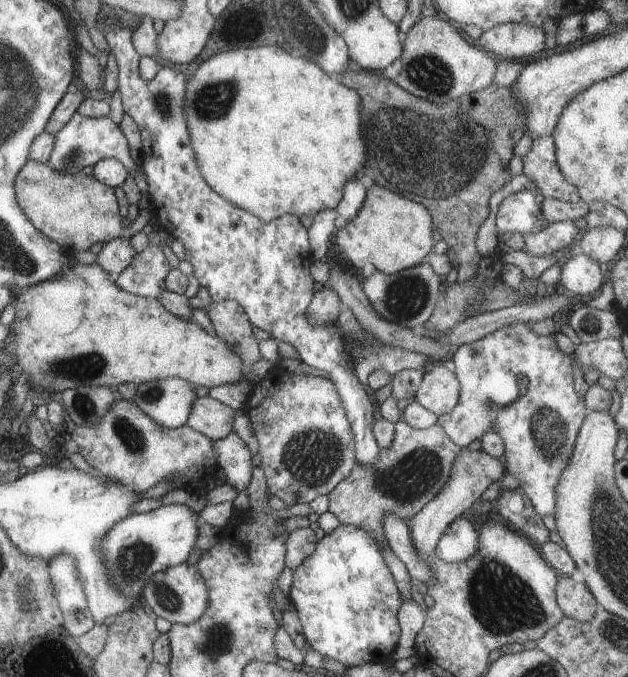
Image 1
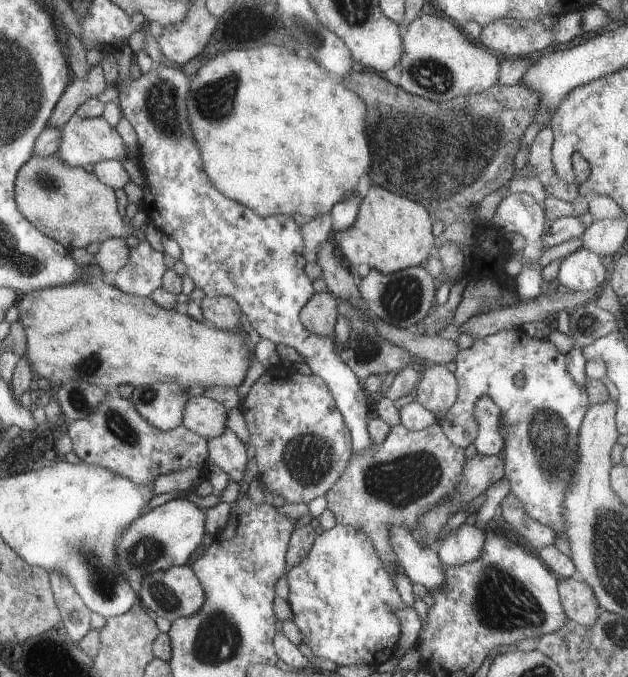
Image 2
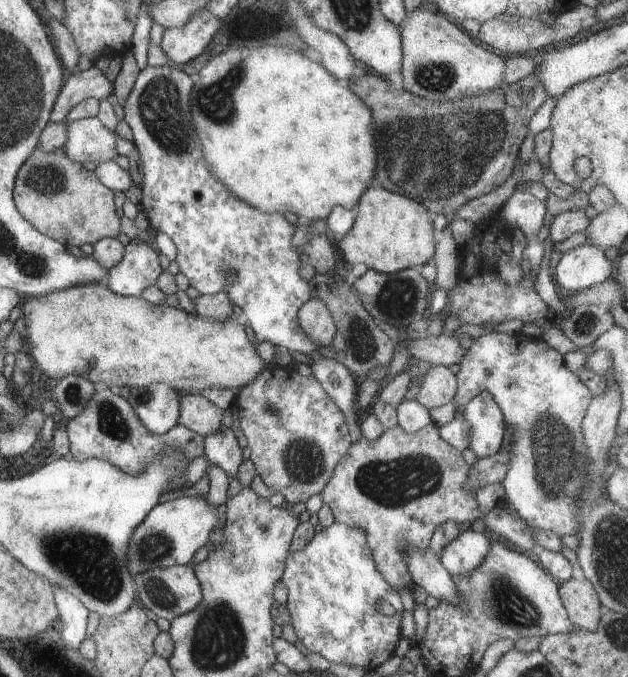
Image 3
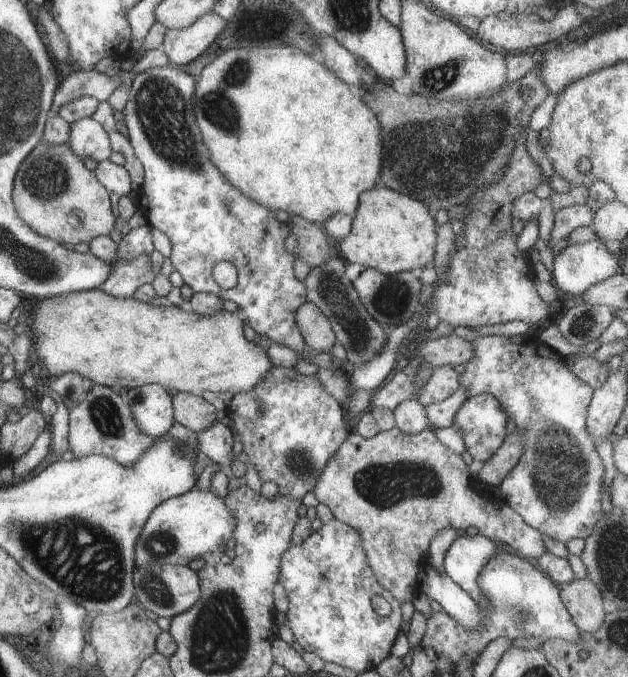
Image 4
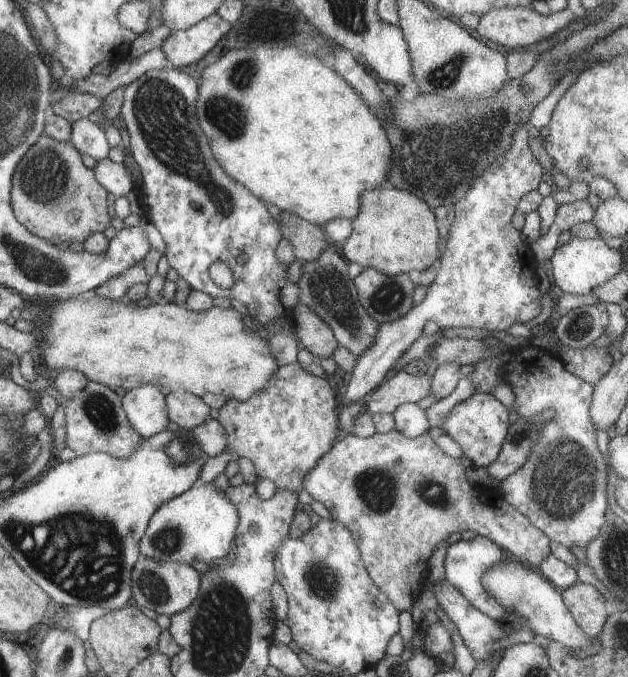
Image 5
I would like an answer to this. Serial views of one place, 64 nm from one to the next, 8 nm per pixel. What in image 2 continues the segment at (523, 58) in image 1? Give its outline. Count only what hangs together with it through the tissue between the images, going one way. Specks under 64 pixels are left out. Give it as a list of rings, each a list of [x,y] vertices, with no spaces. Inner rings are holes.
[[[589,6],[589,8],[581,8],[581,10],[573,10],[567,14],[557,16],[557,22],[553,24],[551,30],[545,30],[541,22],[527,22],[527,20],[513,20],[513,18],[499,18],[495,22],[489,22],[487,26],[483,26],[477,44],[481,44],[485,50],[495,52],[497,56],[503,58],[527,58],[527,54],[531,56],[531,52],[539,54],[541,50],[545,50],[547,46],[555,44],[569,44],[571,40],[575,40],[577,36],[589,34],[589,32],[603,32],[603,28],[611,22],[611,16],[607,12],[603,12],[599,6]]]

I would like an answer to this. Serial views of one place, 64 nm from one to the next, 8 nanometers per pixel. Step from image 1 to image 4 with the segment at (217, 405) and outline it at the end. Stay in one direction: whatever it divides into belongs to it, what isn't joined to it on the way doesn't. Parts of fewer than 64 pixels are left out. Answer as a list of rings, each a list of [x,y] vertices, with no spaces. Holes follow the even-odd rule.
[[[177,392],[177,394],[171,394],[171,398],[175,408],[175,424],[197,434],[215,422],[217,412],[201,396]]]

